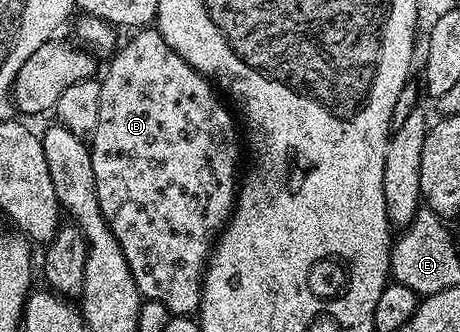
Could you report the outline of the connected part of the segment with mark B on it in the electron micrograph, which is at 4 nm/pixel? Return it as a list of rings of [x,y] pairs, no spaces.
[[[141,28],[134,34],[137,35],[126,46],[124,43],[108,59],[109,71],[106,72],[105,78],[100,79],[99,124],[95,124],[95,132],[88,143],[91,168],[95,172],[95,192],[99,196],[99,208],[115,240],[119,242],[123,256],[127,258],[127,268],[131,268],[131,276],[135,278],[135,288],[139,288],[142,299],[150,298],[167,304],[170,315],[193,316],[201,309],[201,280],[215,239],[224,230],[230,214],[233,213],[233,204],[237,200],[239,185],[237,161],[241,158],[241,146],[237,143],[238,123],[235,118],[233,123],[228,108],[221,103],[222,95],[215,89],[214,83],[195,68],[191,68],[191,64],[187,64],[187,60],[183,60],[183,56],[179,56],[176,50],[172,50],[156,28]]]

